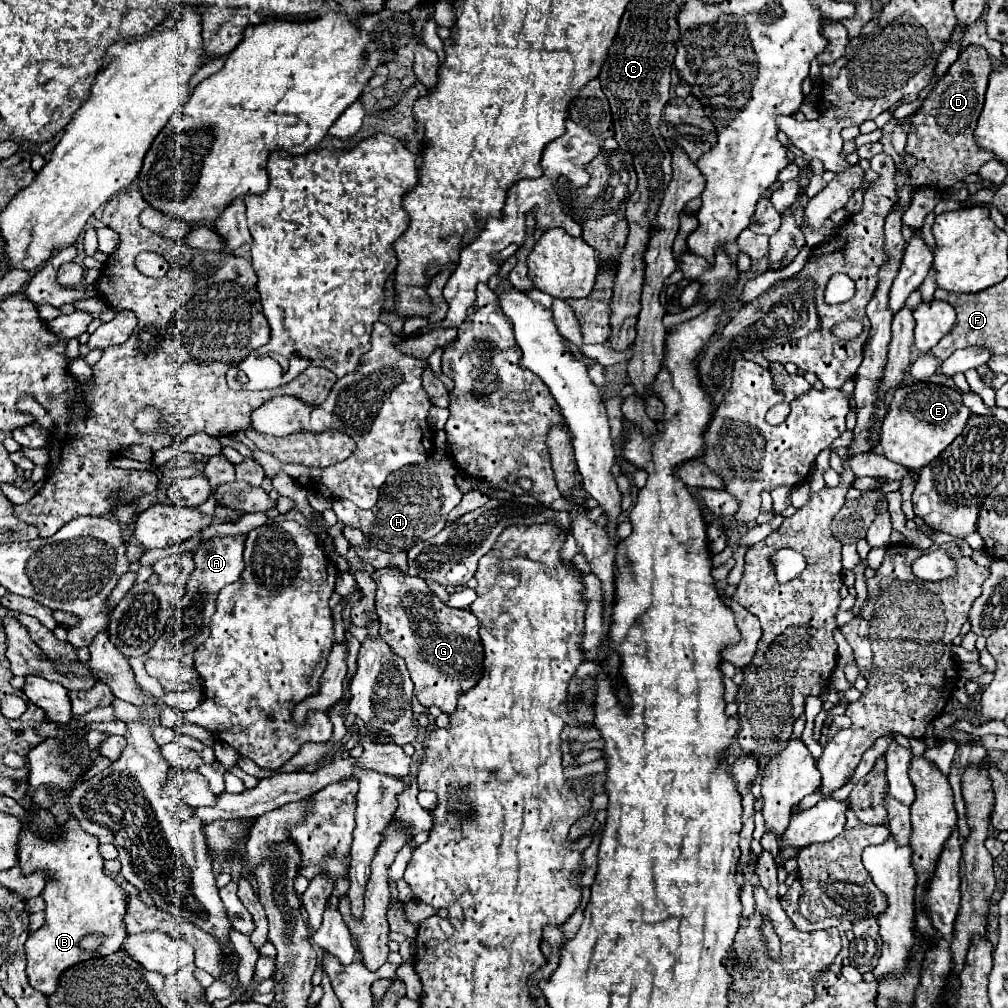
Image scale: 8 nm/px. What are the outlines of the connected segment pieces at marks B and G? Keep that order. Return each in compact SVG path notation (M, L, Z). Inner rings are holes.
M35 806L33 810L27 810L27 814L29 814L29 822L21 826L21 834L19 834L19 848L17 848L19 868L23 874L31 874L31 872L47 874L47 884L41 894L45 900L45 924L37 932L33 932L25 942L27 976L29 976L29 984L35 990L49 996L51 992L55 992L57 980L63 970L95 956L113 954L123 946L127 936L123 924L123 916L127 914L127 892L111 876L105 874L103 870L105 858L99 854L99 840L93 834L87 834L75 820L75 816L69 814L69 820L59 824L51 814L51 810L41 810Z
M383 568L373 572L373 580L377 582L377 598L375 610L381 622L381 636L395 648L395 652L405 658L411 680L415 684L417 700L429 708L439 706L441 712L453 714L457 708L457 698L471 690L483 678L483 644L479 638L479 620L469 610L449 608L439 600L439 596L429 590L427 582L421 578L411 578L401 570Z

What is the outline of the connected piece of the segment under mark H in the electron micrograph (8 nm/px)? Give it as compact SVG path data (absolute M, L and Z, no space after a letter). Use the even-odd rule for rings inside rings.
M429 456L427 462L399 468L387 476L379 500L371 510L361 510L349 500L333 500L333 512L343 526L359 528L371 546L385 552L407 552L417 542L429 540L431 534L437 534L447 524L449 512L463 496L455 486L457 466L451 462L449 456L443 460Z

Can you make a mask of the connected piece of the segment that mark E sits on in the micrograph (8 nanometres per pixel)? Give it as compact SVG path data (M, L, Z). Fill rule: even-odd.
M917 382L901 386L889 404L889 412L881 426L883 456L909 470L921 470L933 458L937 458L965 428L969 408L961 400L961 392L949 386Z

